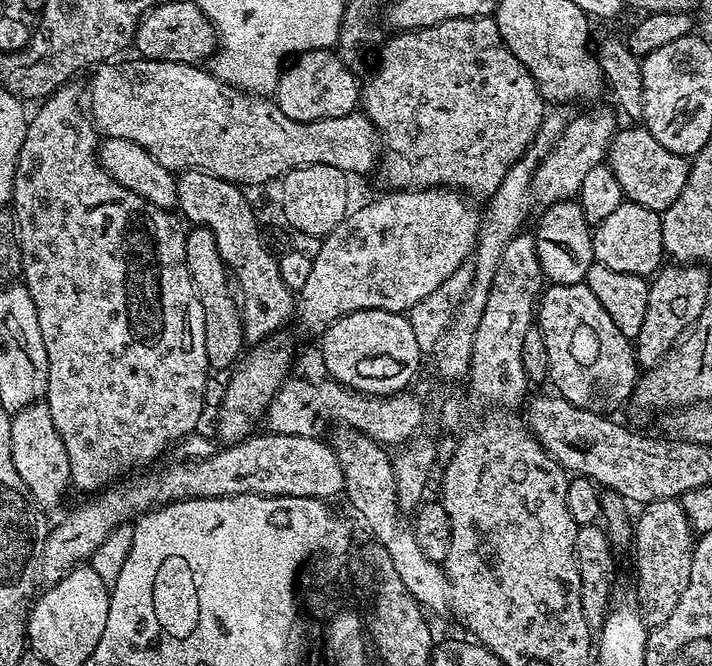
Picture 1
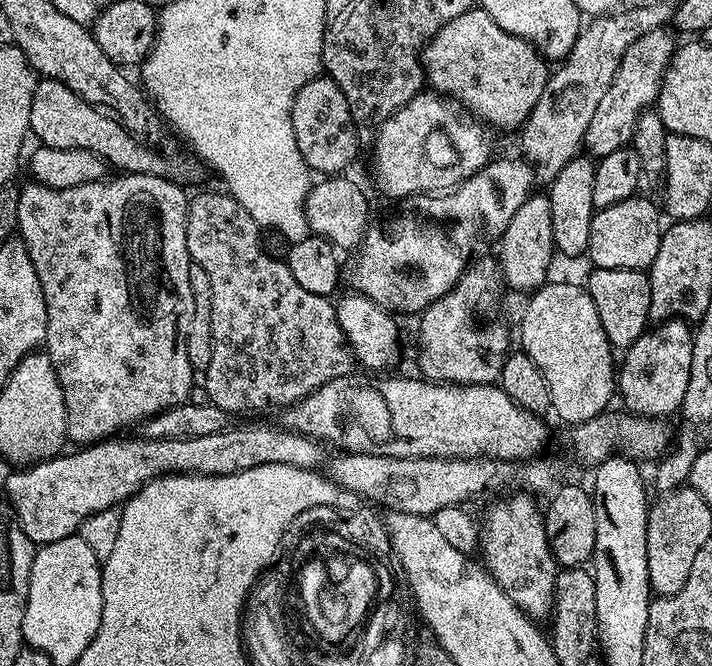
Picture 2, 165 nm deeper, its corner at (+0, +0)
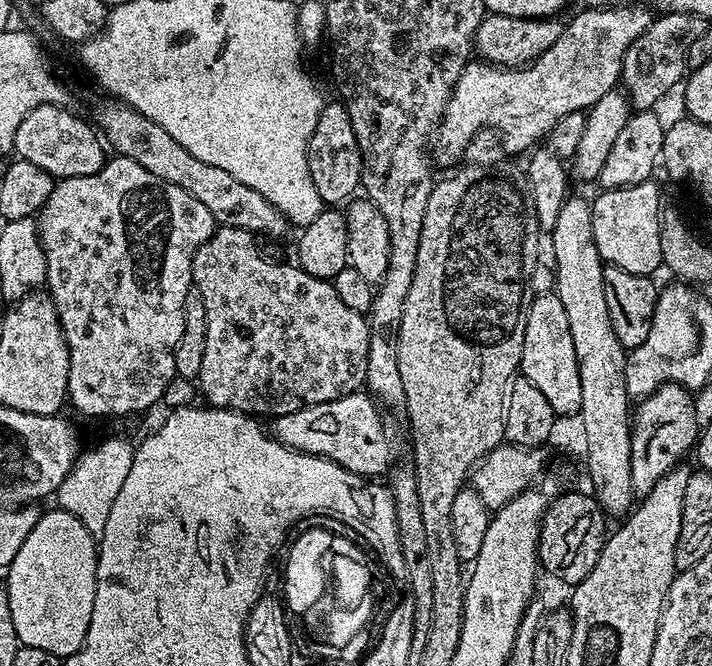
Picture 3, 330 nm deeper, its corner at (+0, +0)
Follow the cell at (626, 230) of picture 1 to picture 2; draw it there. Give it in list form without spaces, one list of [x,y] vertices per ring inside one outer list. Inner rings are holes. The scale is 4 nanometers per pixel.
[[[637,194],[626,198],[626,202],[618,202],[618,206],[606,206],[599,209],[590,222],[587,259],[592,259],[591,263],[597,268],[651,269],[654,258],[658,254],[658,246],[662,235],[662,223],[660,224],[661,209],[657,208],[643,194]]]

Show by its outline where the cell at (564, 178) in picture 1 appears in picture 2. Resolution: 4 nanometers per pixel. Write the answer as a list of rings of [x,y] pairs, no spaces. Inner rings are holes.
[[[663,27],[642,34],[642,38],[635,40],[622,56],[622,62],[614,74],[614,82],[610,82],[606,94],[602,94],[598,102],[598,110],[594,110],[594,118],[590,118],[590,126],[586,126],[583,147],[593,157],[614,154],[614,150],[629,147],[638,118],[643,112],[649,111],[660,97],[660,87],[668,63],[671,62],[678,47],[678,40],[675,40],[677,37],[668,31],[667,27]]]

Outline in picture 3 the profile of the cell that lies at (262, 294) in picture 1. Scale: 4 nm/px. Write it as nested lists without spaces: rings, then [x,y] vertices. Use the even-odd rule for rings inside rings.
[[[217,227],[216,233],[203,244],[192,259],[192,282],[202,294],[202,302],[206,302],[206,354],[202,354],[202,370],[198,377],[198,392],[211,407],[229,408],[235,412],[244,412],[247,416],[257,418],[275,418],[282,414],[294,414],[294,410],[302,410],[306,406],[314,406],[322,402],[334,402],[351,392],[361,391],[365,387],[366,362],[370,354],[369,321],[361,313],[350,310],[342,298],[338,298],[338,290],[331,280],[314,278],[306,274],[304,269],[292,264],[275,264],[267,260],[256,249],[257,237],[241,228]]]

